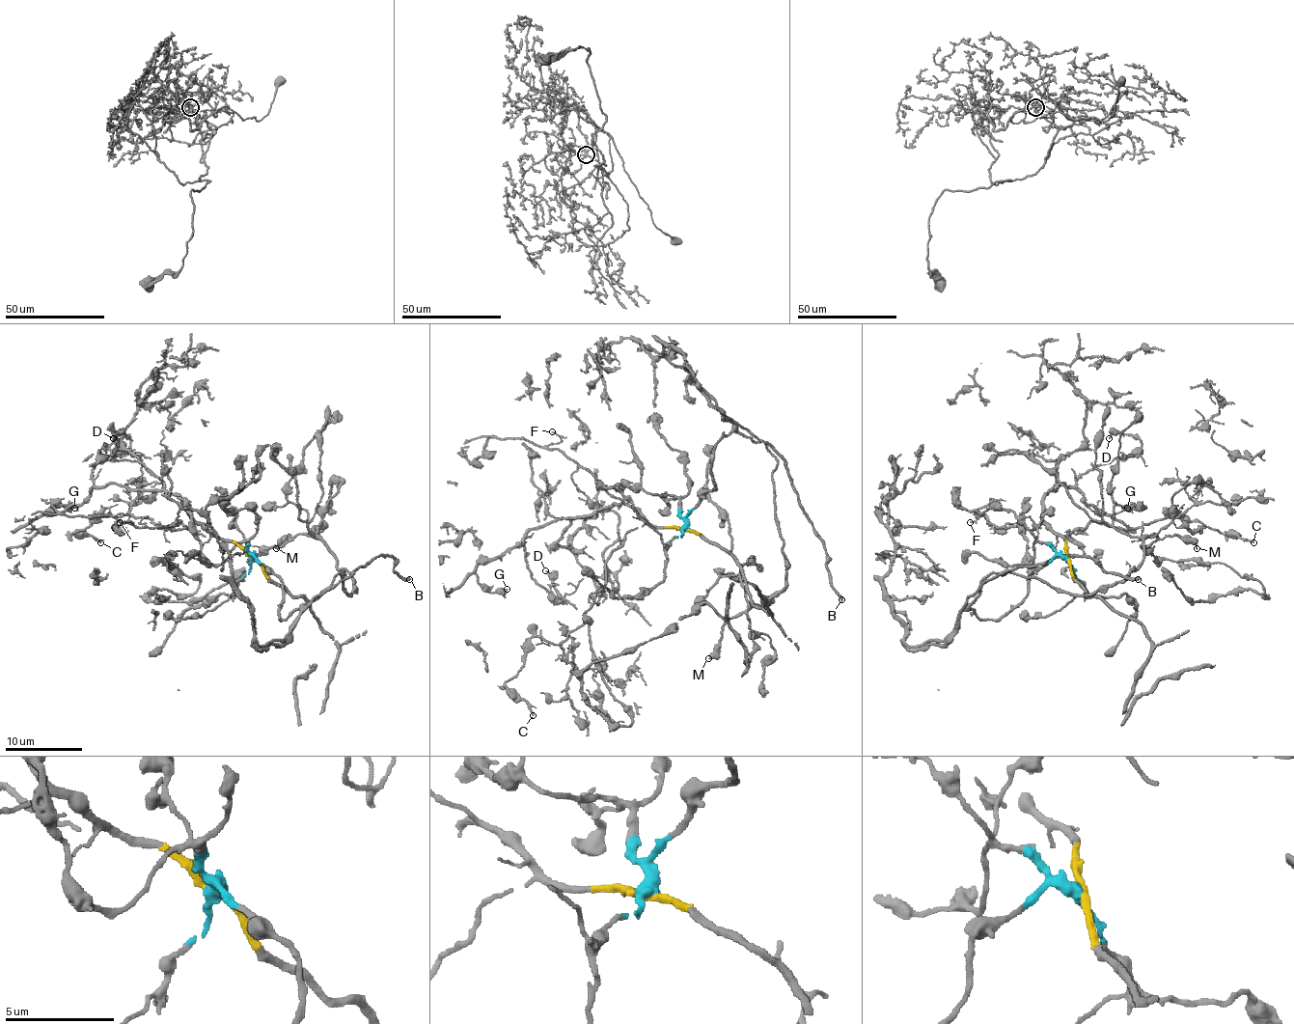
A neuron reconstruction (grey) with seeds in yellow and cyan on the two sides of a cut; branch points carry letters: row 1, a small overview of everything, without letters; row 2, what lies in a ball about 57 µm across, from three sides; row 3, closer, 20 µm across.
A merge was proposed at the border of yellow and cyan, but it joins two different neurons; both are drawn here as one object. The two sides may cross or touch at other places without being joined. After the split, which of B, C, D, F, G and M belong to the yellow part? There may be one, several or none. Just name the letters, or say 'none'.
C, D, F, G

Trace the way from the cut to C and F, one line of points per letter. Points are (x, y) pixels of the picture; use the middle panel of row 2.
C: (685, 529), (631, 529), (606, 564), (585, 622), (558, 645), (533, 637), (523, 667), (506, 682), (533, 715)
F: (685, 529), (648, 525), (608, 492), (589, 471), (548, 448), (562, 440), (552, 432)

